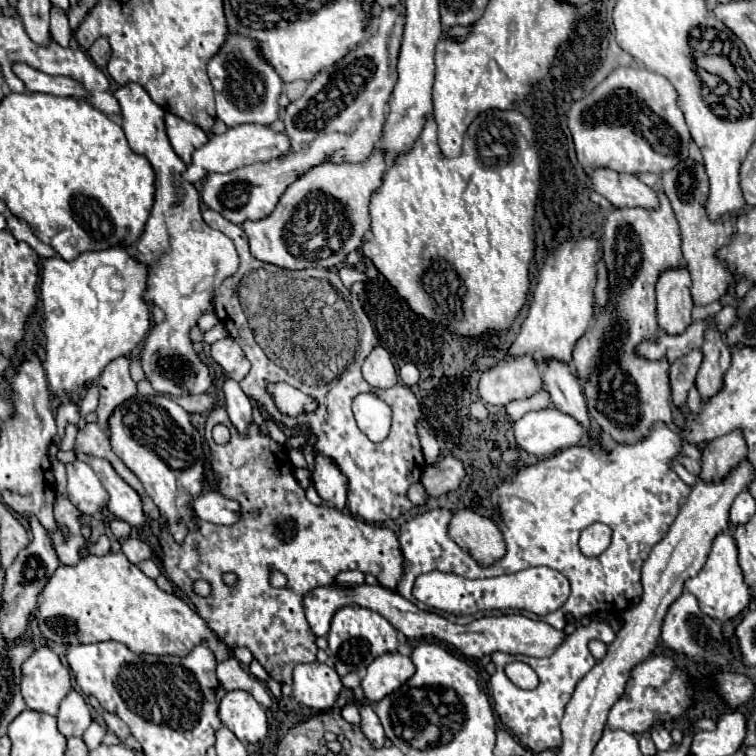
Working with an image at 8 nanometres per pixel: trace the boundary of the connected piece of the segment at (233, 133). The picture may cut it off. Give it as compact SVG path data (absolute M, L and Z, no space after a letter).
M243 123L243 125L231 127L223 135L213 135L207 145L197 149L195 155L193 155L193 163L187 167L183 177L191 183L197 183L209 171L227 173L227 171L239 169L243 165L253 165L253 163L259 163L259 161L271 161L271 159L277 159L277 157L285 155L289 149L291 149L291 141L285 133L273 131L271 127L259 125L259 123Z

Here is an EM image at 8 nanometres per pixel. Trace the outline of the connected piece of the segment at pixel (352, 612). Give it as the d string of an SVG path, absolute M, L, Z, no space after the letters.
M345 605L345 607L337 609L331 619L327 643L329 643L329 647L327 647L329 659L341 677L351 671L363 677L363 671L367 669L367 665L373 663L379 655L397 651L397 631L383 615L379 615L371 609L365 609L365 607Z

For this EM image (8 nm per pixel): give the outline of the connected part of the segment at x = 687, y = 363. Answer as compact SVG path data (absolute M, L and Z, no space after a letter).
M699 349L679 357L671 365L671 393L673 393L673 403L677 407L683 407L687 401L687 391L695 385L695 375L699 371L699 363L703 361L703 353Z

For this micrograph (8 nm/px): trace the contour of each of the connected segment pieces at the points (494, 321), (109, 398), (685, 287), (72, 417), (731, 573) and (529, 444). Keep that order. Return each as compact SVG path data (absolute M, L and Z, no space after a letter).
M489 109L479 113L479 117L469 125L463 141L463 153L457 159L447 159L437 145L437 125L433 115L425 115L425 125L417 141L407 153L401 153L395 157L393 165L385 171L381 187L371 195L369 203L369 213L371 213L371 239L367 239L361 247L363 255L373 261L373 265L387 277L387 281L397 289L397 293L407 299L409 307L435 323L443 323L443 327L451 327L455 333L461 335L483 335L483 331L507 331L517 313L521 311L525 299L527 299L527 289L529 289L529 263L533 259L533 215L535 215L535 203L537 203L537 193L541 187L541 171L539 171L539 155L535 149L535 137L533 137L533 127L525 115L521 115L515 109L509 111L499 111L499 109Z
M125 357L111 361L97 379L97 387L99 387L99 407L97 407L99 425L107 431L107 415L111 415L111 411L119 403L131 399L131 395L137 393L135 381L129 377L129 361Z
M685 267L679 271L665 271L659 277L659 283L657 283L657 323L659 323L659 329L665 331L667 335L679 335L691 325L693 299L691 299L689 287L691 287L691 277Z
M67 401L65 405L59 407L59 411L57 411L57 427L59 427L59 431L57 431L57 437L55 437L55 443L57 445L61 443L61 439L65 435L67 423L77 423L77 421L79 421L79 411L77 411L77 405L75 403Z
M719 533L715 537L705 567L695 577L685 581L685 589L697 597L699 607L705 615L709 615L713 619L719 619L719 621L727 621L727 619L739 615L749 605L749 601L751 601L749 587L743 579L743 571L737 563L735 539L729 533Z
M559 409L531 411L513 423L515 439L521 449L537 457L553 455L561 449L577 445L585 435L585 427Z

